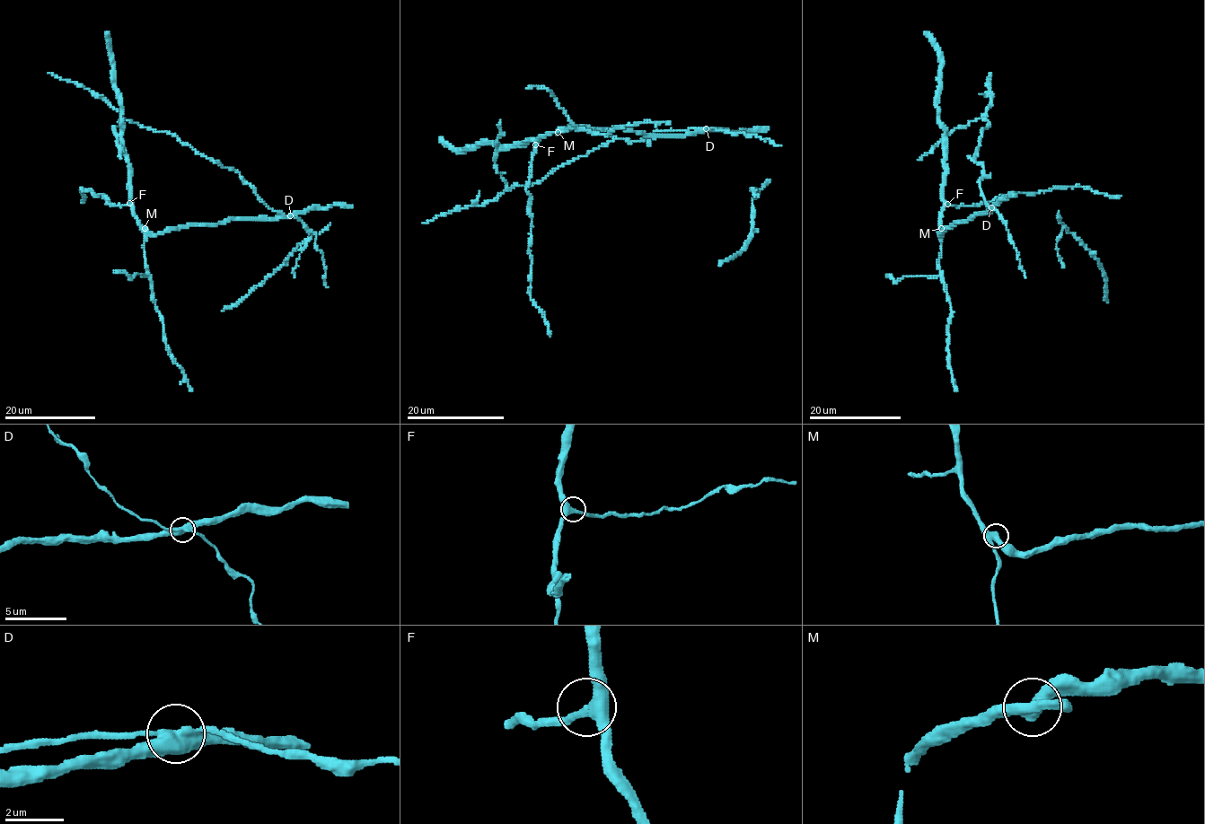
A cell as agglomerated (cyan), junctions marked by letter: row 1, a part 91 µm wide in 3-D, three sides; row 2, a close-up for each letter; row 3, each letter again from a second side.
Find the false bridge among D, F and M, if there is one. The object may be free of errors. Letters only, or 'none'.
D

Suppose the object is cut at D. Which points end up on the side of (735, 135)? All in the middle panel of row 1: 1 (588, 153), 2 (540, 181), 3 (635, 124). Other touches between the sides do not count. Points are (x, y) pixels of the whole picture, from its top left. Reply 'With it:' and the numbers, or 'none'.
With it: 1, 2

